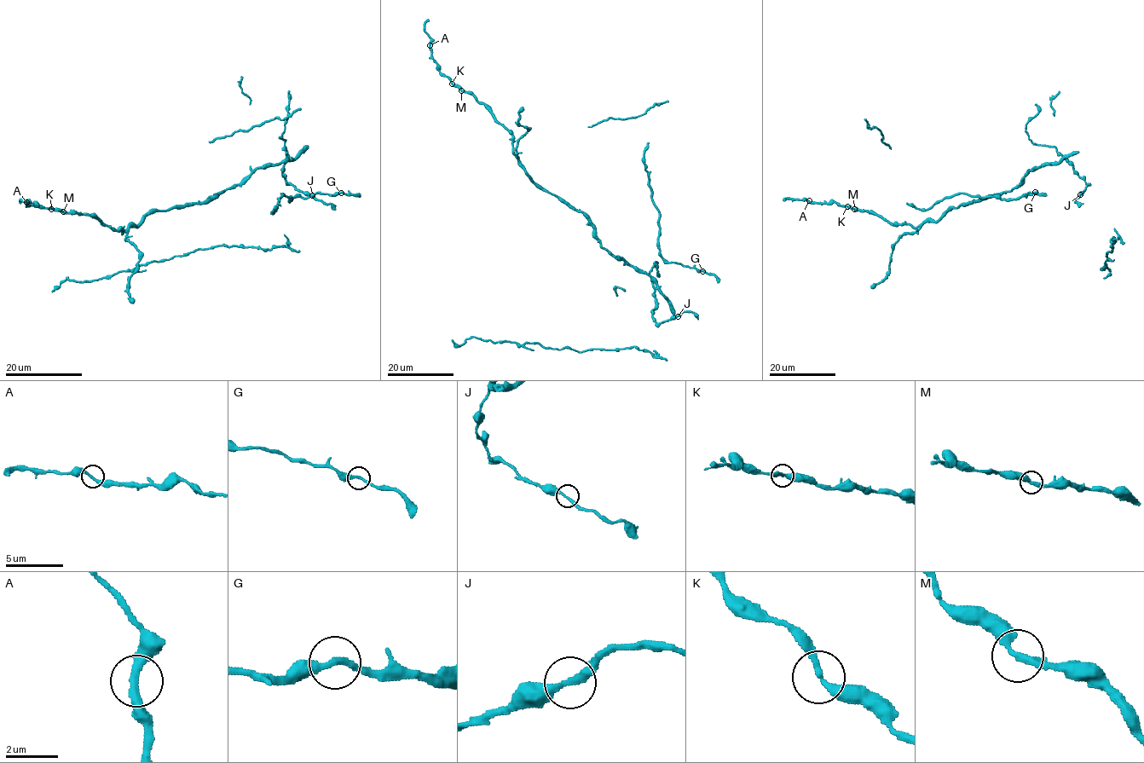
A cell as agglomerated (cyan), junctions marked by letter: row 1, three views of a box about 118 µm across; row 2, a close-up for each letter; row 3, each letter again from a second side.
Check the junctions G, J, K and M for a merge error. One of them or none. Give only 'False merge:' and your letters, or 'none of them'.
False merge: none of them

